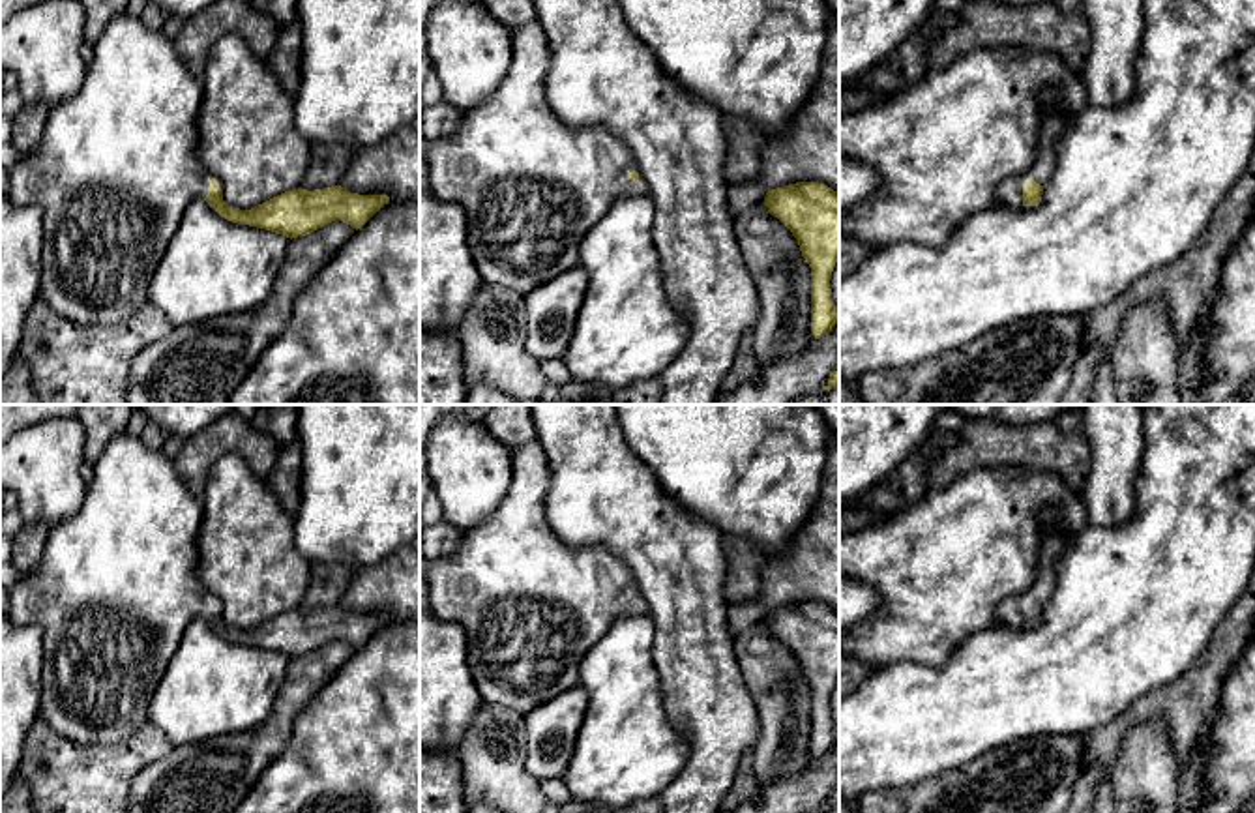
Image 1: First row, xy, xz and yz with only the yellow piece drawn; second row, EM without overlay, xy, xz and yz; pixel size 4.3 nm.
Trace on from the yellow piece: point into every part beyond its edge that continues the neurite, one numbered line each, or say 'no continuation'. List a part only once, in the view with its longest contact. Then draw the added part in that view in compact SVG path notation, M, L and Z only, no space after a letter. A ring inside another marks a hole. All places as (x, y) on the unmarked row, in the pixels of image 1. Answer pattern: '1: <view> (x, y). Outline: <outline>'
1: yz (1055, 544). Outline: M1043 508L1040 511L1040 521L1043 540L1032 586L1019 596L1002 599L995 609L995 614L1000 620L1013 626L1023 626L1026 598L1032 598L1040 605L1047 605L1056 586L1056 566L1075 543L1075 540L1060 530L1058 508Z

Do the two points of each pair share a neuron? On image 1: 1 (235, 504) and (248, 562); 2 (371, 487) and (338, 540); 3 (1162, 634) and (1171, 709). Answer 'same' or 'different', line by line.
1: same
2: same
3: different

